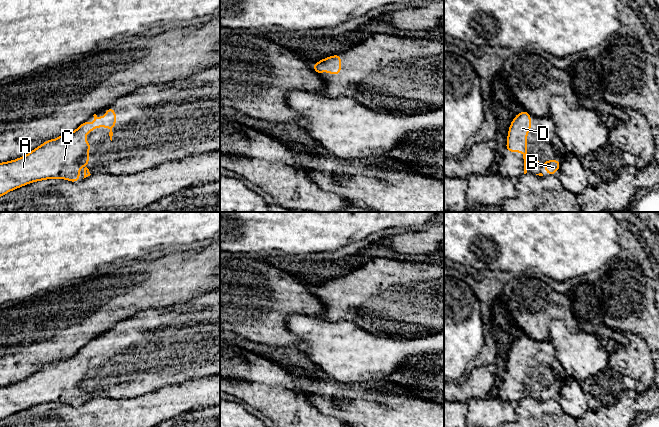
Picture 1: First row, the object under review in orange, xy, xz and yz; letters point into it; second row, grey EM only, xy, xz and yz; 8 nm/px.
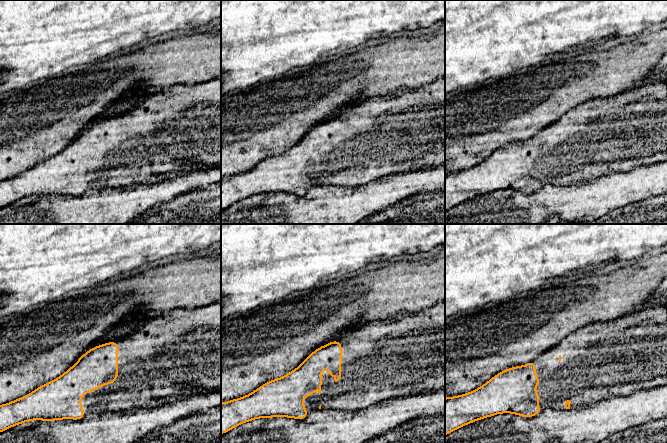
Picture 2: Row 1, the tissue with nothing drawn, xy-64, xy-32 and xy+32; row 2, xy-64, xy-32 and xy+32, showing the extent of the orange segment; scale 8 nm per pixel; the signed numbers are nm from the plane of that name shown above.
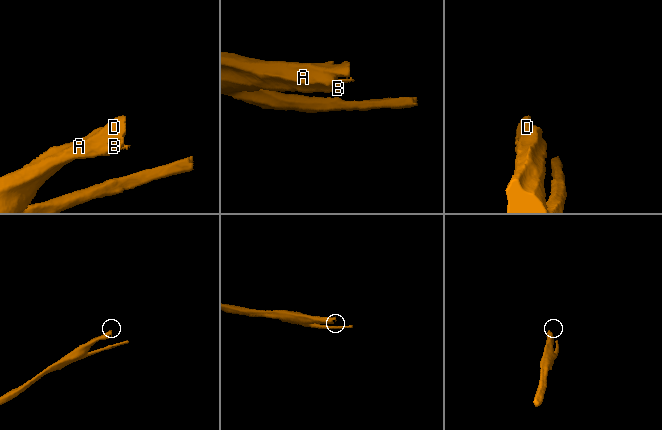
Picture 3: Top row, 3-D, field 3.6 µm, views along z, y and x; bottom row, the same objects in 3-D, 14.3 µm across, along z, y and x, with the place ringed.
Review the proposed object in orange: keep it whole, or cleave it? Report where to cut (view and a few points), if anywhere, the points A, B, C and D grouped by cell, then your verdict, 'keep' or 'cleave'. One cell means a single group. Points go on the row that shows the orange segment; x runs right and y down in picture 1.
no cut; A B C D; keep

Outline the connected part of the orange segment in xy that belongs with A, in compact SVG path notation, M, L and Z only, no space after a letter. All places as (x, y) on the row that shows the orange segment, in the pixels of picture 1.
M111 107L105 110L105 117L93 115L93 125L85 120L75 131L47 140L23 157L0 163L0 196L46 179L59 178L78 183L78 166L90 163L88 152L93 147L86 142L86 135L97 127L108 127L112 141L117 111Z

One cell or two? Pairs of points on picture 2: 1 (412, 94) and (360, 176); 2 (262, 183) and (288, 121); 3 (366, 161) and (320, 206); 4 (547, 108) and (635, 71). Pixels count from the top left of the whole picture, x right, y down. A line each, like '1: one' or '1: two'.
1: one
2: two
3: two
4: one

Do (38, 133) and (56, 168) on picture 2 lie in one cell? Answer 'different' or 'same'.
different

